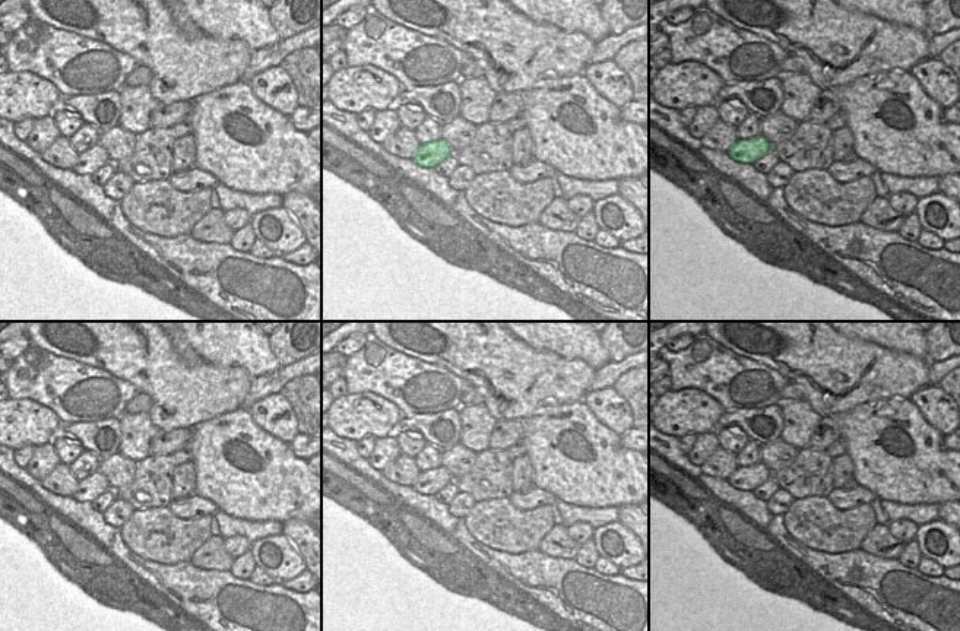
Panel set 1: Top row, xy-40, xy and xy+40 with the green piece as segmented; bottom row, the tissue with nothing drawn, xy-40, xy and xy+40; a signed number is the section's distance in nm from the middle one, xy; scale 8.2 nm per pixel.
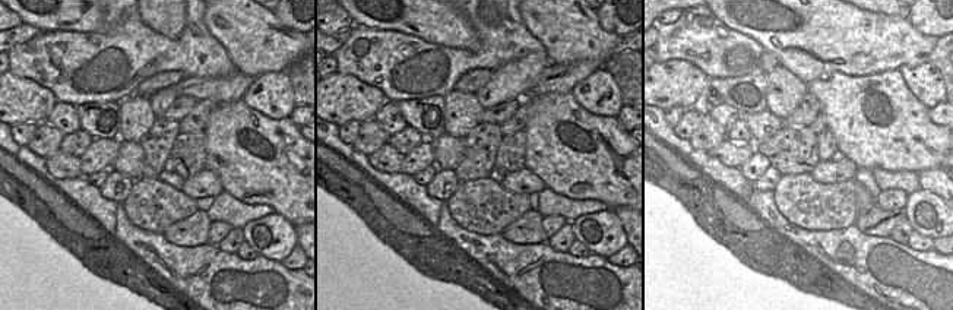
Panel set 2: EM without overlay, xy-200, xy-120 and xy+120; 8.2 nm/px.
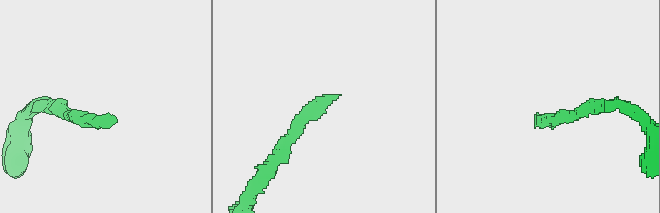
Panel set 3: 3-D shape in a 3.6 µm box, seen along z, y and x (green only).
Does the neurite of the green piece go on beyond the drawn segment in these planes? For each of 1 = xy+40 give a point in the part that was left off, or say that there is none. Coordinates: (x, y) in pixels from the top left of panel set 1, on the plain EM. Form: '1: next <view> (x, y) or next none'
1: next none

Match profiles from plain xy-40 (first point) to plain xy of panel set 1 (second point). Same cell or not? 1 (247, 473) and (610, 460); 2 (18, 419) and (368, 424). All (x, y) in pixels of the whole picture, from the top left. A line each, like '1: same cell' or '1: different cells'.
1: same cell
2: same cell

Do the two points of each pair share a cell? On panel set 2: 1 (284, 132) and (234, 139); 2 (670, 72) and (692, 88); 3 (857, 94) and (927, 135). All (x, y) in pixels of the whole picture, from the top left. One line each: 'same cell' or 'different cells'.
1: same cell
2: same cell
3: same cell

